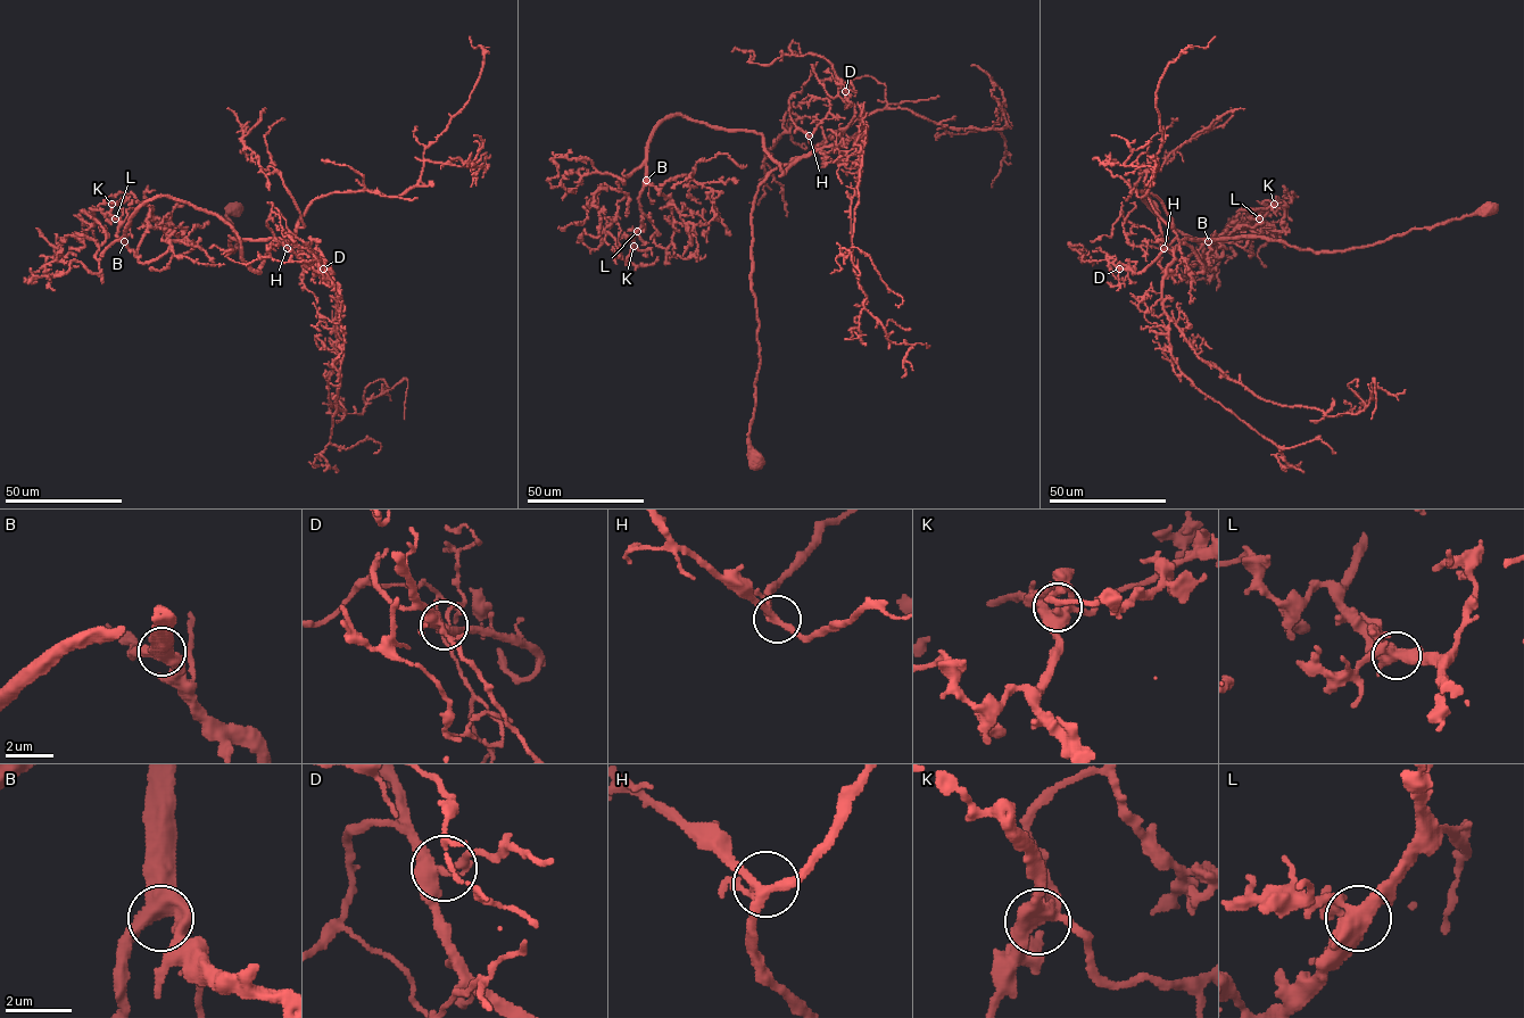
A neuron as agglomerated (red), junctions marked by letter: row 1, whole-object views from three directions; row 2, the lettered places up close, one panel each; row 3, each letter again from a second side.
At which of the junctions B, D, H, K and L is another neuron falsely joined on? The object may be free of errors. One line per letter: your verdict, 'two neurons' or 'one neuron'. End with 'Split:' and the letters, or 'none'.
B: one neuron
D: one neuron
H: one neuron
K: one neuron
L: one neuron
Split: none

